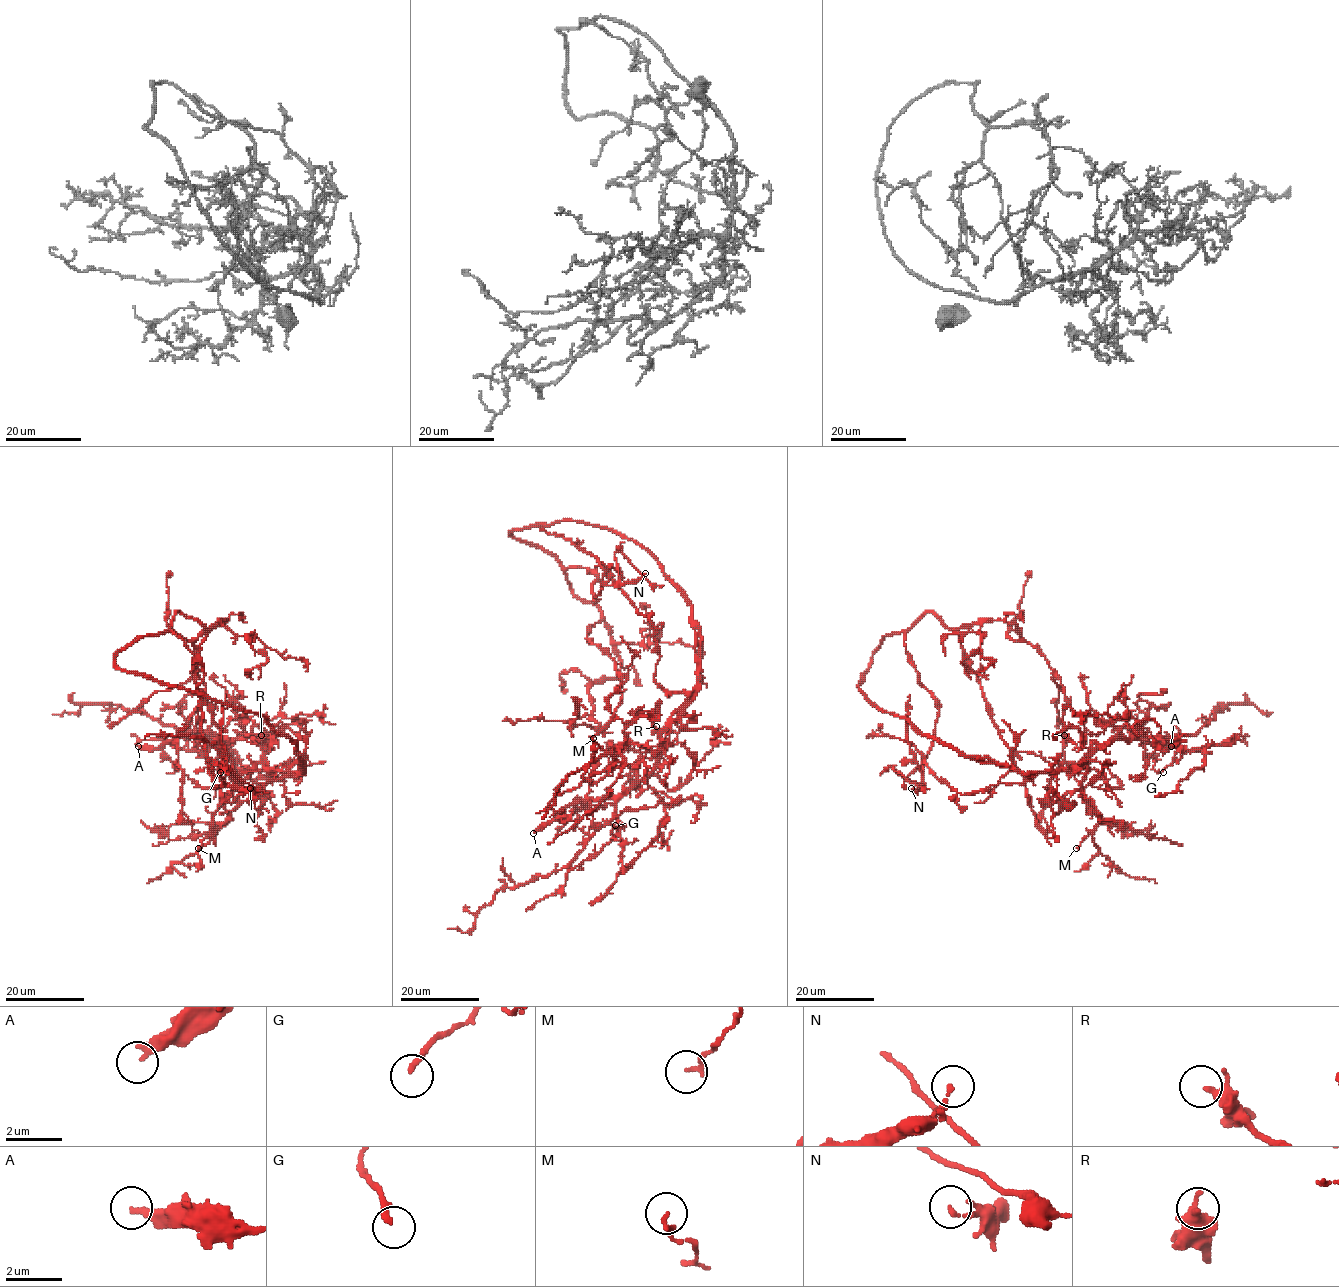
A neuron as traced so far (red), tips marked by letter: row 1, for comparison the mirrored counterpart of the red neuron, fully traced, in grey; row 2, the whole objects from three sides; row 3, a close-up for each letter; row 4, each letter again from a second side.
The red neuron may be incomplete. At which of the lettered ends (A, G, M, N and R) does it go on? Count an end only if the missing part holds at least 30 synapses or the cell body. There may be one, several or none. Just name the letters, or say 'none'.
A

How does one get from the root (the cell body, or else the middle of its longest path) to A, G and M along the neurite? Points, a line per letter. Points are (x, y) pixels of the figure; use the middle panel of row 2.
A: (614, 532), (640, 544), (690, 606), (697, 693), (662, 733), (643, 777), (621, 794), (566, 805), (533, 833)
G: (614, 532), (684, 596), (697, 663), (697, 693), (662, 733), (653, 768), (616, 803), (611, 840), (615, 825)
M: (614, 532), (640, 544), (690, 606), (697, 693), (655, 751), (623, 744), (620, 761), (593, 738)

